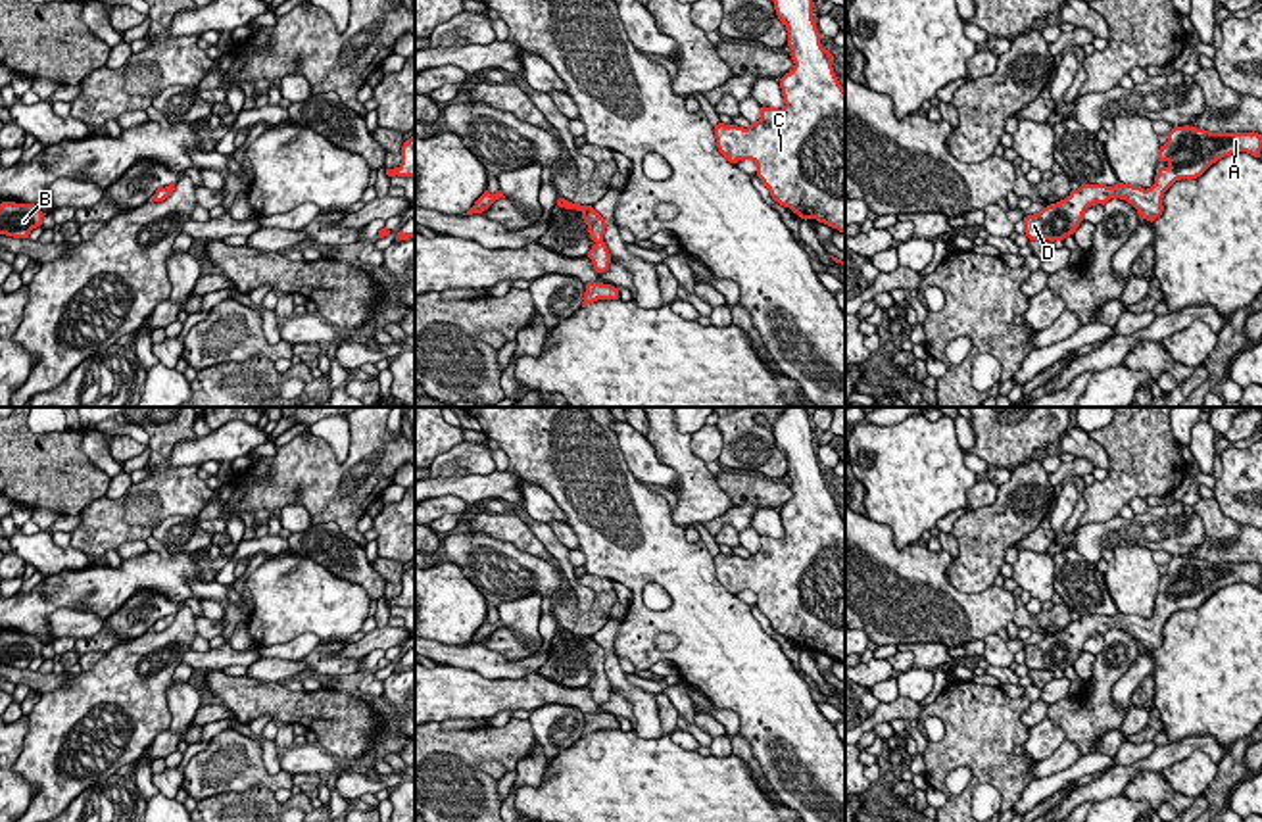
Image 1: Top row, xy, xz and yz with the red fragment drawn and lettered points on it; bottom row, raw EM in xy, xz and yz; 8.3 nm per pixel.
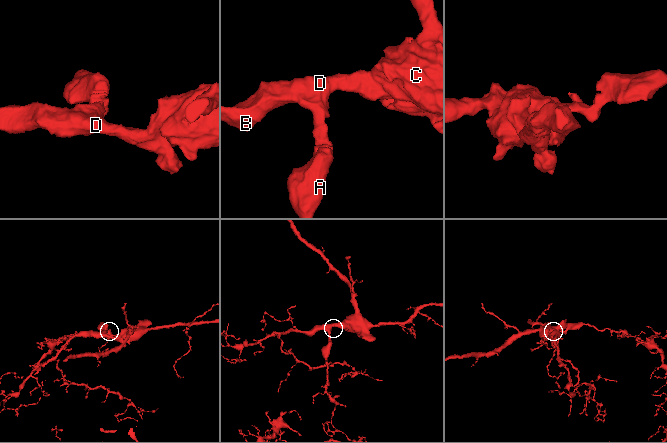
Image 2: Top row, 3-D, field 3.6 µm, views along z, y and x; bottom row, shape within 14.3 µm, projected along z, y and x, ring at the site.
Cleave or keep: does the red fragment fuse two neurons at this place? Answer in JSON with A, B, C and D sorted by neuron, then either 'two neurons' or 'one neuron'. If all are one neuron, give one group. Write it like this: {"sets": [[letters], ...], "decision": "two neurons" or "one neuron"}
{"sets": [["A", "B", "C", "D"]], "decision": "one neuron"}

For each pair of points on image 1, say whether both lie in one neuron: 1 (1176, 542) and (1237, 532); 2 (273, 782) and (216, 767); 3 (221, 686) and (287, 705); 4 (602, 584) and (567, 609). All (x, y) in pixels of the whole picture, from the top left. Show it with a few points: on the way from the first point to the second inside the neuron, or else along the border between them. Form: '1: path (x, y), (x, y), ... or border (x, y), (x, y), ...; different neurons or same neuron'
1: border (1205, 531), (1207, 538); different neurons
2: path (260, 776), (241, 767), (229, 767); same neuron
3: path (237, 692), (248, 700), (271, 700); same neuron
4: path (602, 598), (602, 605), (590, 617), (581, 617); same neuron

